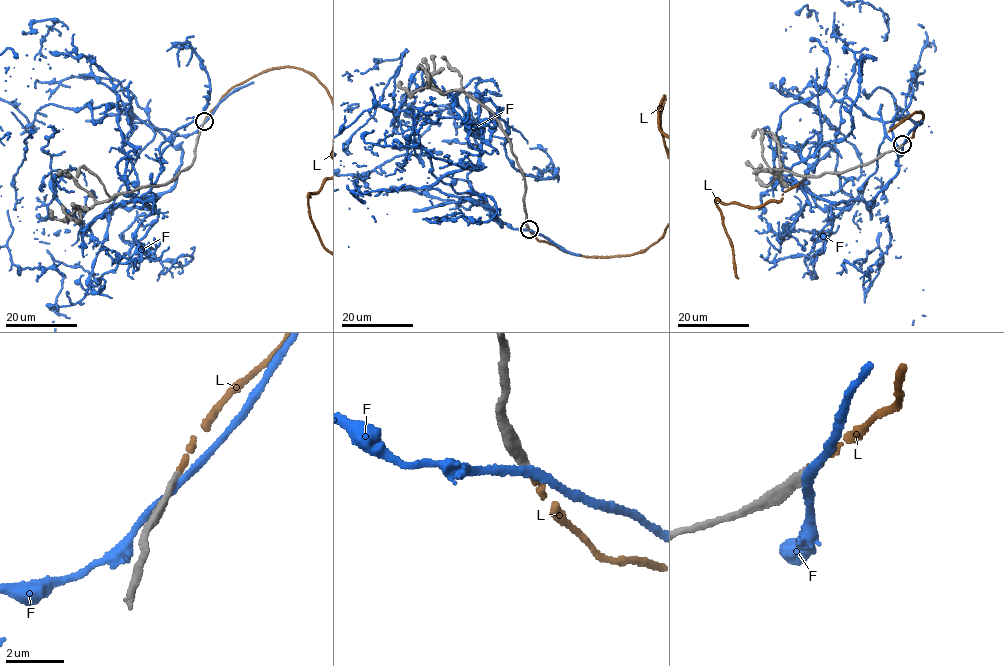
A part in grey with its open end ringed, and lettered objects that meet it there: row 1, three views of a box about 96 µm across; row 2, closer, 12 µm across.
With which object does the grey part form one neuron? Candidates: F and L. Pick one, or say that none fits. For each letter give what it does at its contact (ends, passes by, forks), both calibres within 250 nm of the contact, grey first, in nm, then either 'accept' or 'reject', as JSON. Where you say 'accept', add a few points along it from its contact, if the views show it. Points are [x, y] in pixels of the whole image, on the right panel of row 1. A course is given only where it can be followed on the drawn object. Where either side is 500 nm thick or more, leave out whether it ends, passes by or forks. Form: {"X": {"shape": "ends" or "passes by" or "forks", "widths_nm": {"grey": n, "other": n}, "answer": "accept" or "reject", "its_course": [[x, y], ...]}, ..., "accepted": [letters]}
{"F": {"shape": "passes by", "widths_nm": {"grey": 320, "other": 260}, "answer": "reject"}, "L": {"shape": "ends", "widths_nm": {"grey": 280, "other": 220}, "answer": "accept"}, "accepted": ["L"]}

